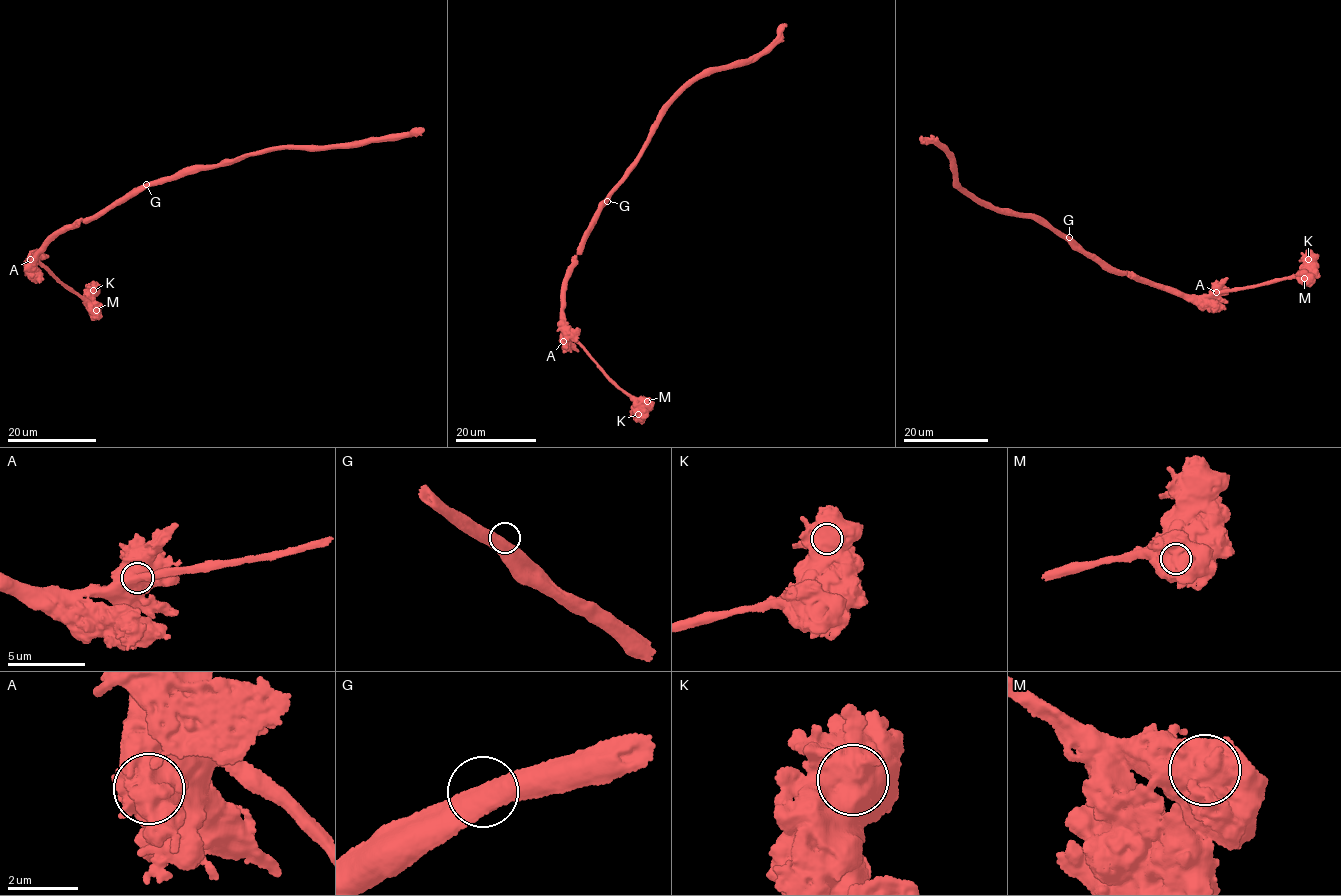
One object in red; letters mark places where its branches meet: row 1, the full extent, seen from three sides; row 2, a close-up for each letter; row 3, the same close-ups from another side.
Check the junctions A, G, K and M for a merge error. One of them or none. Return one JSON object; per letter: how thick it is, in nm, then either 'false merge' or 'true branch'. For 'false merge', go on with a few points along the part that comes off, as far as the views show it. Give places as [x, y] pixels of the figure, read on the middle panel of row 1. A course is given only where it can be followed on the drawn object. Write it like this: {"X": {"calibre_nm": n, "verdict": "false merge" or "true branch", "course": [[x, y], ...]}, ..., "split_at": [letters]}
{"A": {"calibre_nm": 1650, "verdict": "true branch"}, "G": {"calibre_nm": 550, "verdict": "true branch"}, "K": {"calibre_nm": 1550, "verdict": "true branch"}, "M": {"calibre_nm": 1300, "verdict": "true branch"}, "split_at": []}

